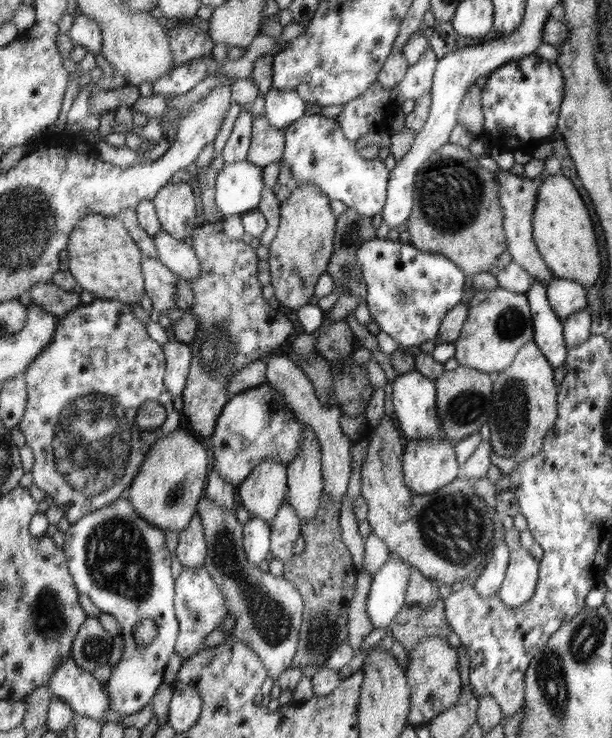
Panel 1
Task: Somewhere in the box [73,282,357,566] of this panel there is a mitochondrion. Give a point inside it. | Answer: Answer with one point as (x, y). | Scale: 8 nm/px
(217, 346)

